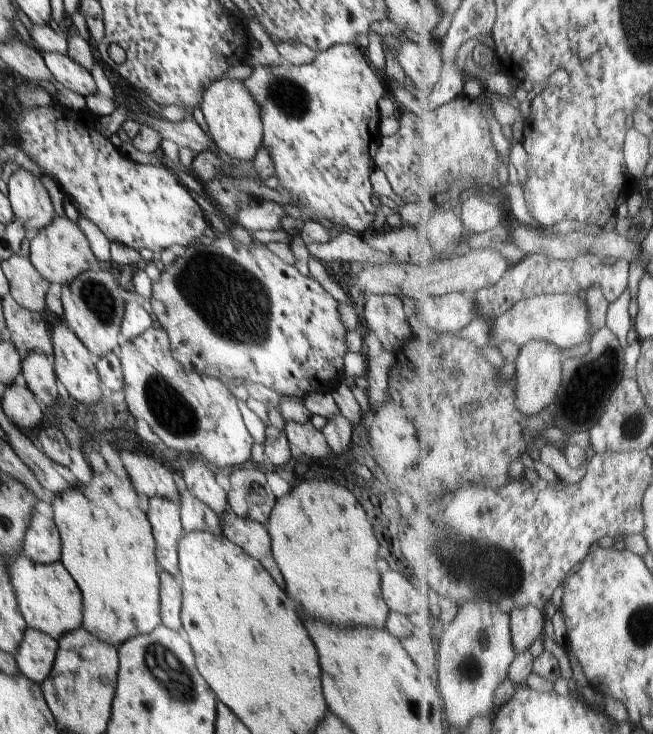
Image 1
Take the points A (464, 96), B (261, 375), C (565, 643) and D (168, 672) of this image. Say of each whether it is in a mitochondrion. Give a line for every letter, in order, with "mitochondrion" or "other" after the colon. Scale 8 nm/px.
A: other
B: other
C: other
D: mitochondrion

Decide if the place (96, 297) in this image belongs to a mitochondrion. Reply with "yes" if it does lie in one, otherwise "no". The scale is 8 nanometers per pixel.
yes

